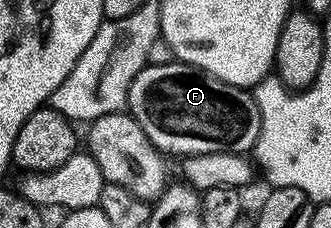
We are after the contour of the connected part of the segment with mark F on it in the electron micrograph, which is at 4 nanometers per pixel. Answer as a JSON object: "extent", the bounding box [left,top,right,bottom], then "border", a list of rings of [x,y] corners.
{"extent":[127,62,259,158],"border":[[[150,62],[131,82],[127,111],[162,154],[184,158],[212,152],[252,153],[259,138],[259,106],[252,91],[215,78],[193,64]]]}

